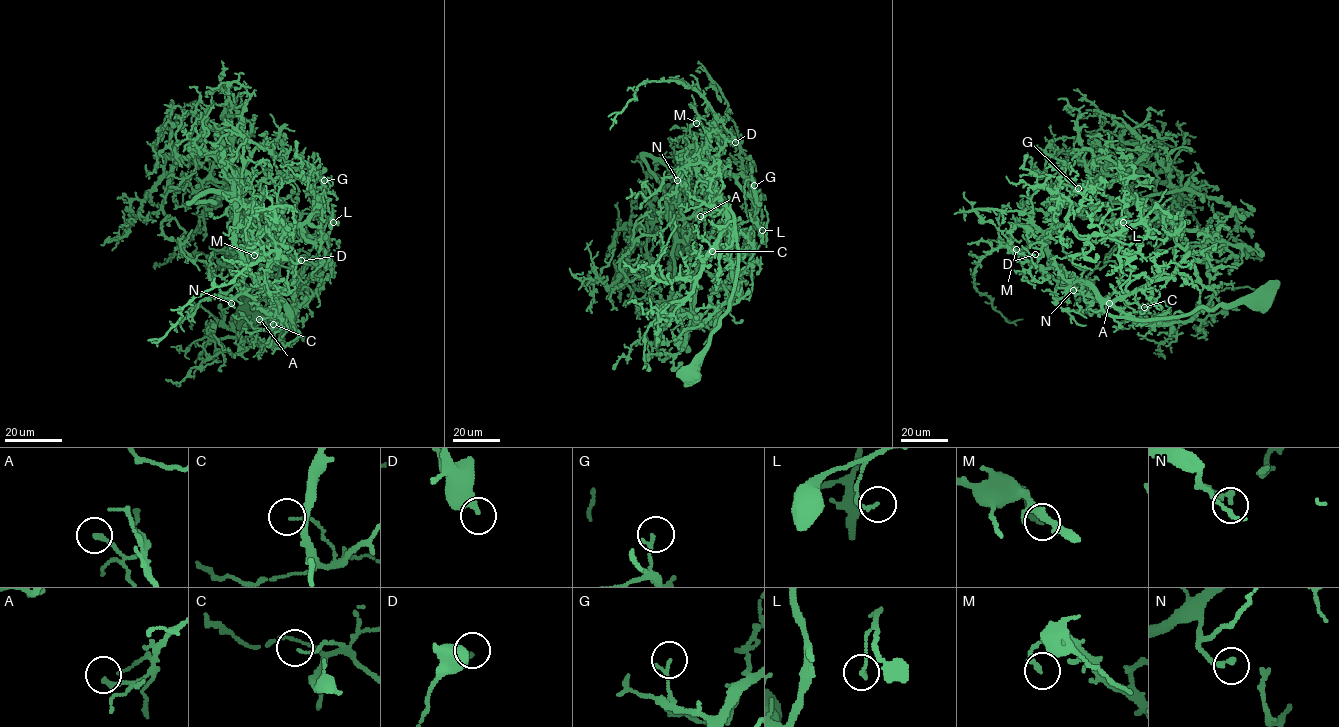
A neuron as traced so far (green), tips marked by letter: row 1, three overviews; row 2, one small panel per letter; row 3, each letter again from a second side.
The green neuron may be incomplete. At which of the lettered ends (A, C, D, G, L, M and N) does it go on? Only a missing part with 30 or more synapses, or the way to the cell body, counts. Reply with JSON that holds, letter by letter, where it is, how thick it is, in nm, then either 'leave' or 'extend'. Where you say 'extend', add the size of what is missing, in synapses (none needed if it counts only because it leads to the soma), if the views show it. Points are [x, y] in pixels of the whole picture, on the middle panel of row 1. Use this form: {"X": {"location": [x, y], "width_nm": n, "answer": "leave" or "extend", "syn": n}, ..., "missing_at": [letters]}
{"A": {"location": [700, 216], "width_nm": 200, "answer": "leave"}, "C": {"location": [712, 251], "width_nm": 90, "answer": "leave"}, "D": {"location": [735, 142], "width_nm": 360, "answer": "leave"}, "G": {"location": [754, 185], "width_nm": 130, "answer": "leave"}, "L": {"location": [762, 230], "width_nm": 120, "answer": "leave"}, "M": {"location": [696, 123], "width_nm": 200, "answer": "leave"}, "N": {"location": [677, 180], "width_nm": 220, "answer": "leave"}, "missing_at": []}

